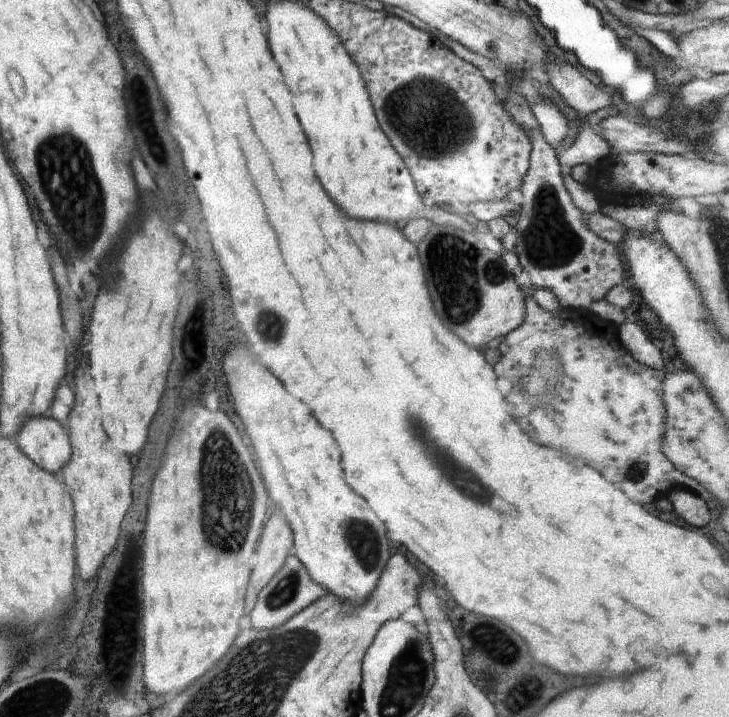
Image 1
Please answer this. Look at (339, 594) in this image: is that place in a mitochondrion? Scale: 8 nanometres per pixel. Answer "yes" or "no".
no

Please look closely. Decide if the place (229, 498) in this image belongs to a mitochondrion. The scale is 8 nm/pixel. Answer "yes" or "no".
yes

